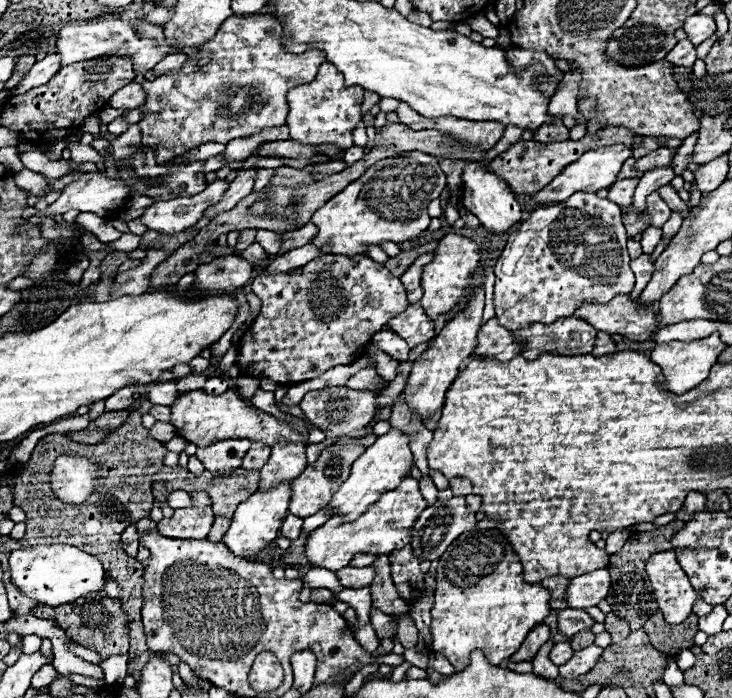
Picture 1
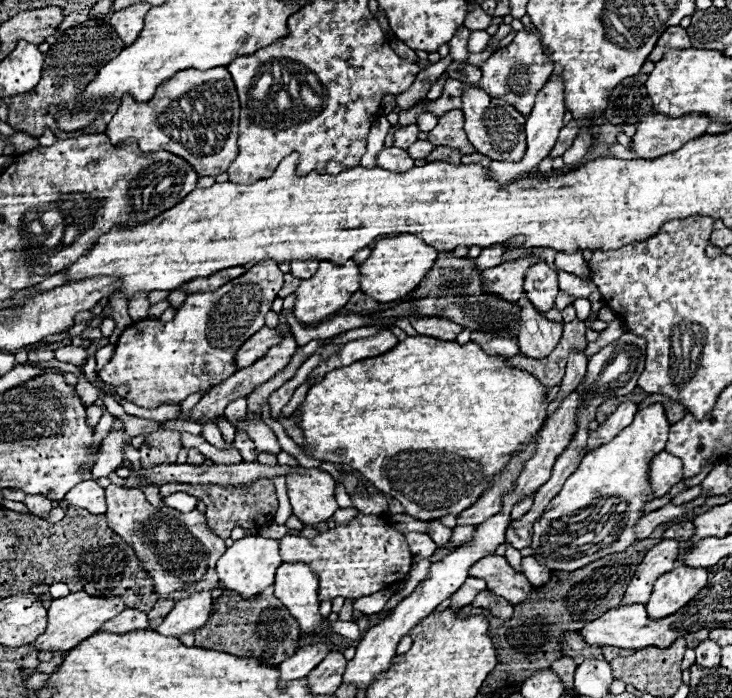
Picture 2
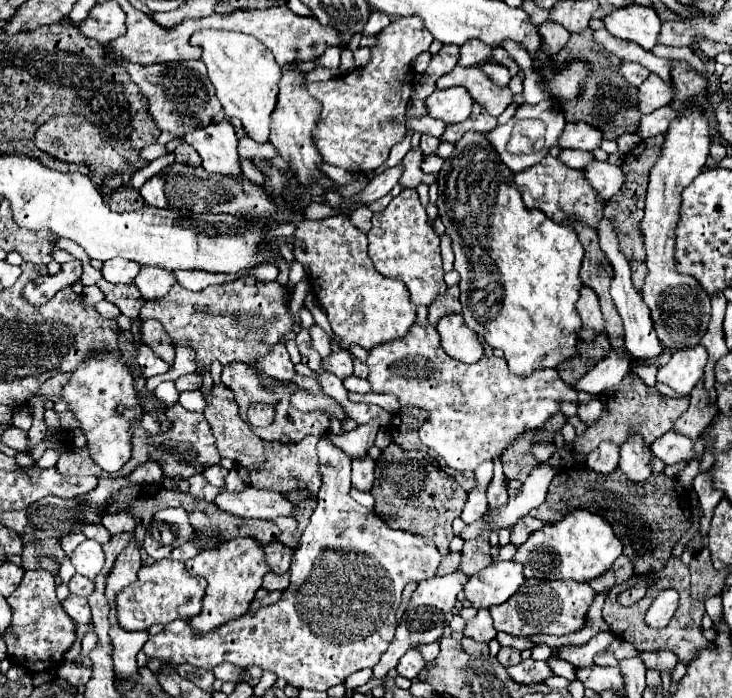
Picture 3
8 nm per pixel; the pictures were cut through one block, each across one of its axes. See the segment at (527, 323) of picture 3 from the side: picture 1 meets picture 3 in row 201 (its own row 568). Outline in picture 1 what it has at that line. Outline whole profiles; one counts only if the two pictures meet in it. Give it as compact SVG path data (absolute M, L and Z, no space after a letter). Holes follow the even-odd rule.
M496 528L464 532L438 562L430 652L448 658L456 670L466 666L472 650L482 650L490 664L500 666L520 648L526 632L550 612L550 592L540 584L524 582L518 554Z

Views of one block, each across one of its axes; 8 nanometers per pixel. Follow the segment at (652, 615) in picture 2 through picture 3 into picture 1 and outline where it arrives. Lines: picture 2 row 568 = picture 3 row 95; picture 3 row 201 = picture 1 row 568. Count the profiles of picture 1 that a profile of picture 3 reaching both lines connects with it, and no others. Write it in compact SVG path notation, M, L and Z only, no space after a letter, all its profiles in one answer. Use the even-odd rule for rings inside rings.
M674 552L652 554L646 562L656 602L668 624L680 624L692 614L692 606L700 596L690 586Z

